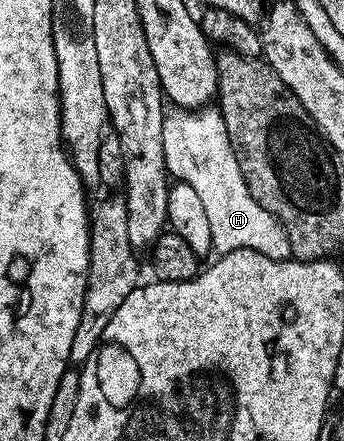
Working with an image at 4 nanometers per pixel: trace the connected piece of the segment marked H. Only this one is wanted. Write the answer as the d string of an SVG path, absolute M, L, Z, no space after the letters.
M178 108L170 112L163 123L163 155L170 178L191 186L203 202L207 219L211 223L213 249L218 254L230 253L236 249L250 249L259 251L259 255L267 255L271 261L283 261L290 256L289 240L284 227L253 198L243 179L243 171L239 171L239 163L235 159L231 139L227 139L227 127L221 118L220 108Z

